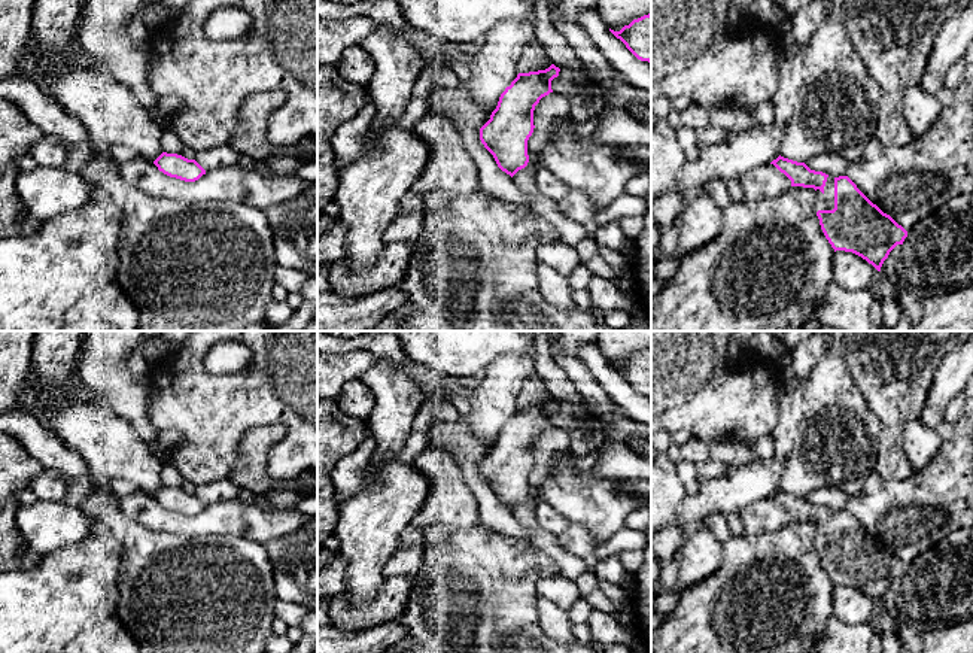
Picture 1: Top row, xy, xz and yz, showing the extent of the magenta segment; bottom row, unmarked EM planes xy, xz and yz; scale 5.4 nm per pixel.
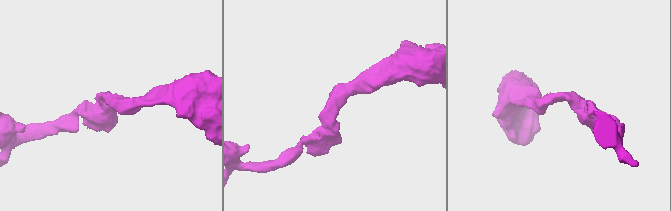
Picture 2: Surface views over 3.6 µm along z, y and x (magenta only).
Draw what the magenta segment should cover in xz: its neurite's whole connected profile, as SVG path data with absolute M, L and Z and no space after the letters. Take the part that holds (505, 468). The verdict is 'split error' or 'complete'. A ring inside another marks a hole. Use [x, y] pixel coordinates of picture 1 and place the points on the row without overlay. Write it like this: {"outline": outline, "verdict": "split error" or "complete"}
{"outline": "M560 403L519 407L501 428L490 453L480 462L480 474L498 501L511 511L529 496L527 474L533 467L533 444L550 426Z", "verdict": "complete"}

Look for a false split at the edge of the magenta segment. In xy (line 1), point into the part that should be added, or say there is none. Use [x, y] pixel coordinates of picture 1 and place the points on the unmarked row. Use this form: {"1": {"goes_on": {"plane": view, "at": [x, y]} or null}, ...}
{"1": {"goes_on": null}}

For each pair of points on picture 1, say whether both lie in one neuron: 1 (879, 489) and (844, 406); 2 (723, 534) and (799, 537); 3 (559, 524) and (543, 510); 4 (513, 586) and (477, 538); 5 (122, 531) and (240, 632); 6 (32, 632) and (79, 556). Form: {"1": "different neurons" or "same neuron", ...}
{"1": "different neurons", "2": "different neurons", "3": "same neuron", "4": "same neuron", "5": "same neuron", "6": "same neuron"}

